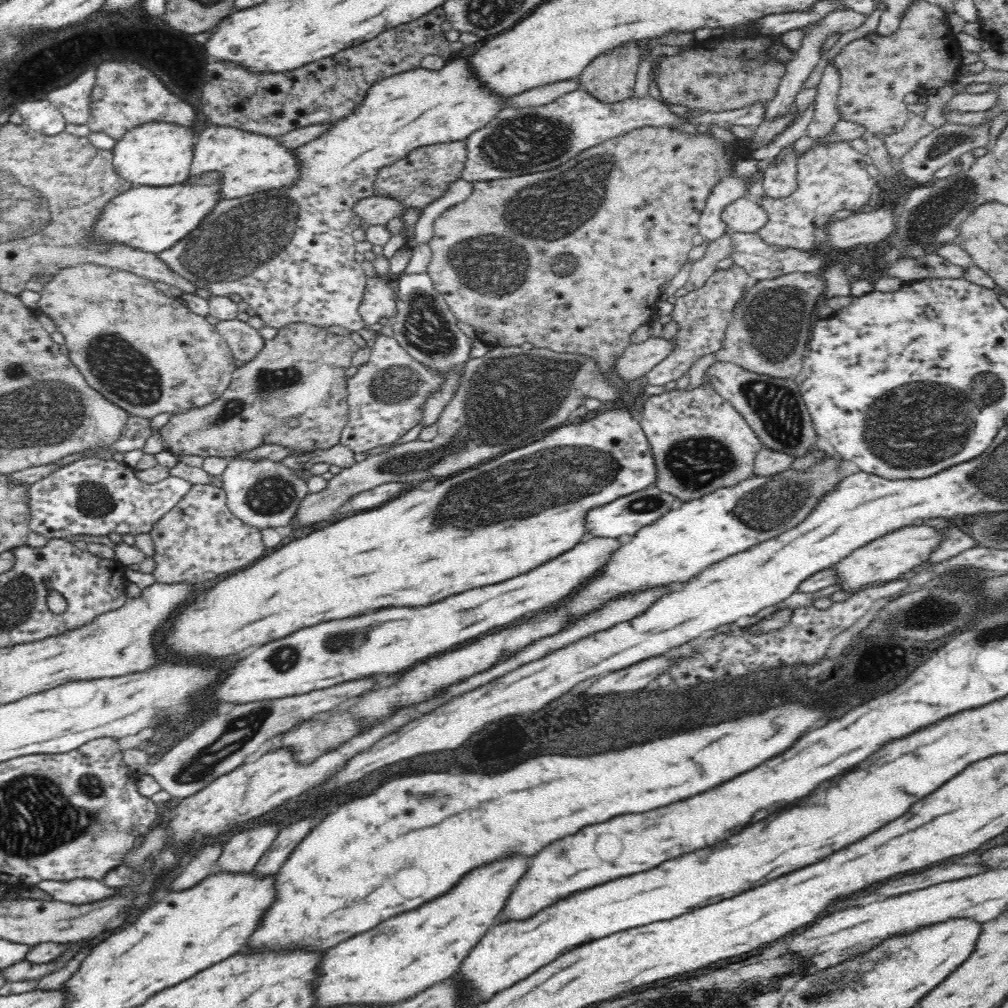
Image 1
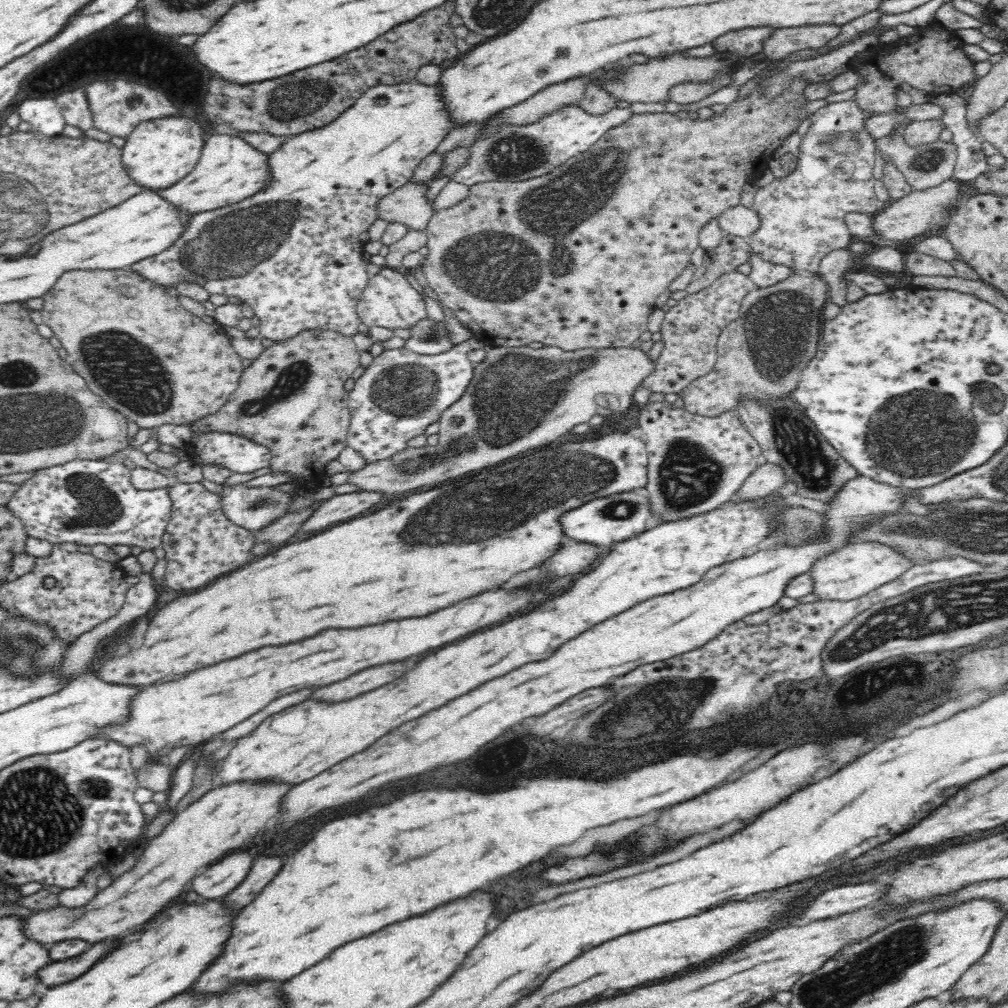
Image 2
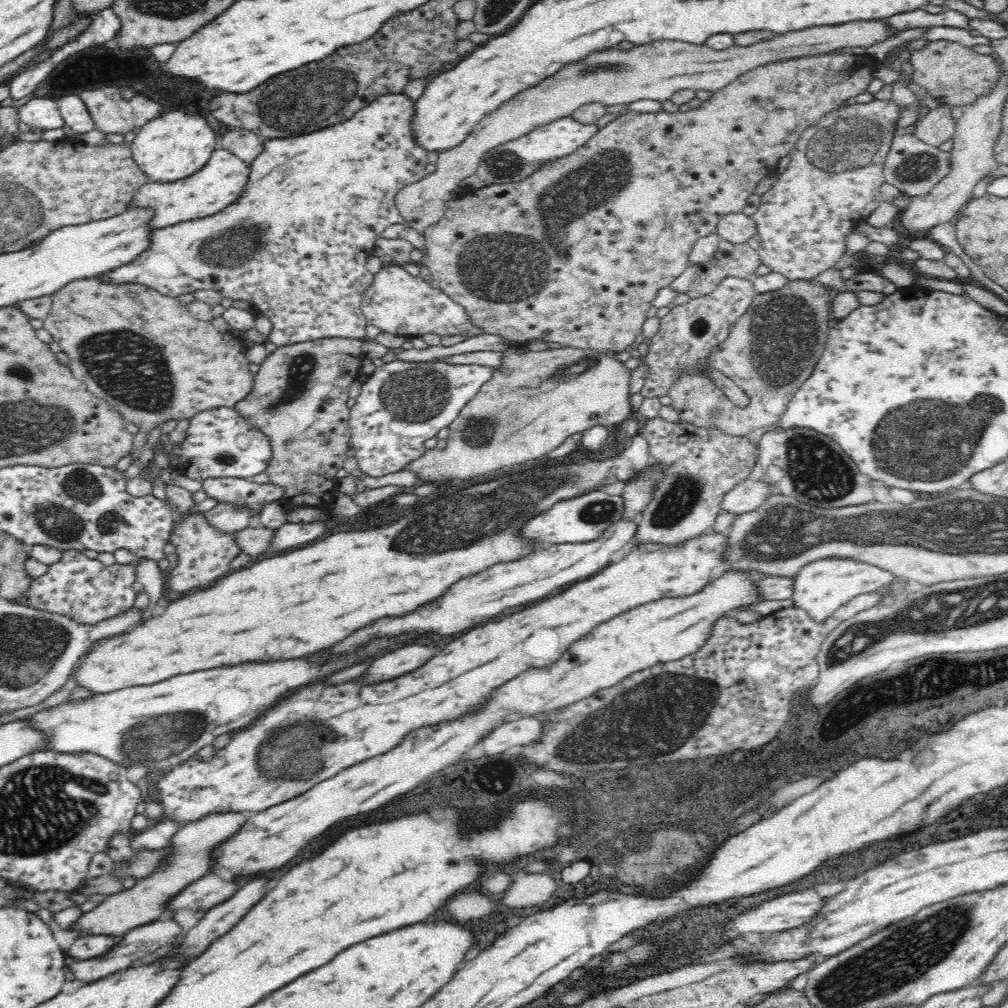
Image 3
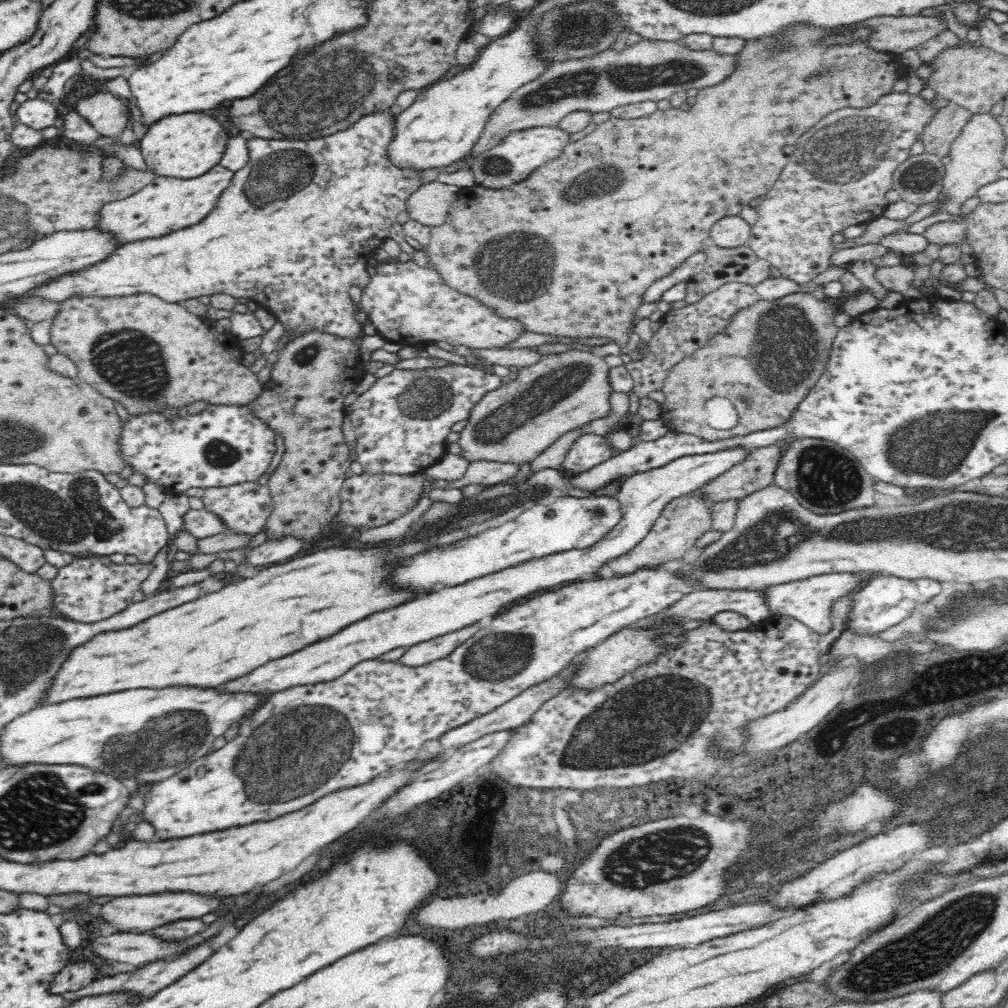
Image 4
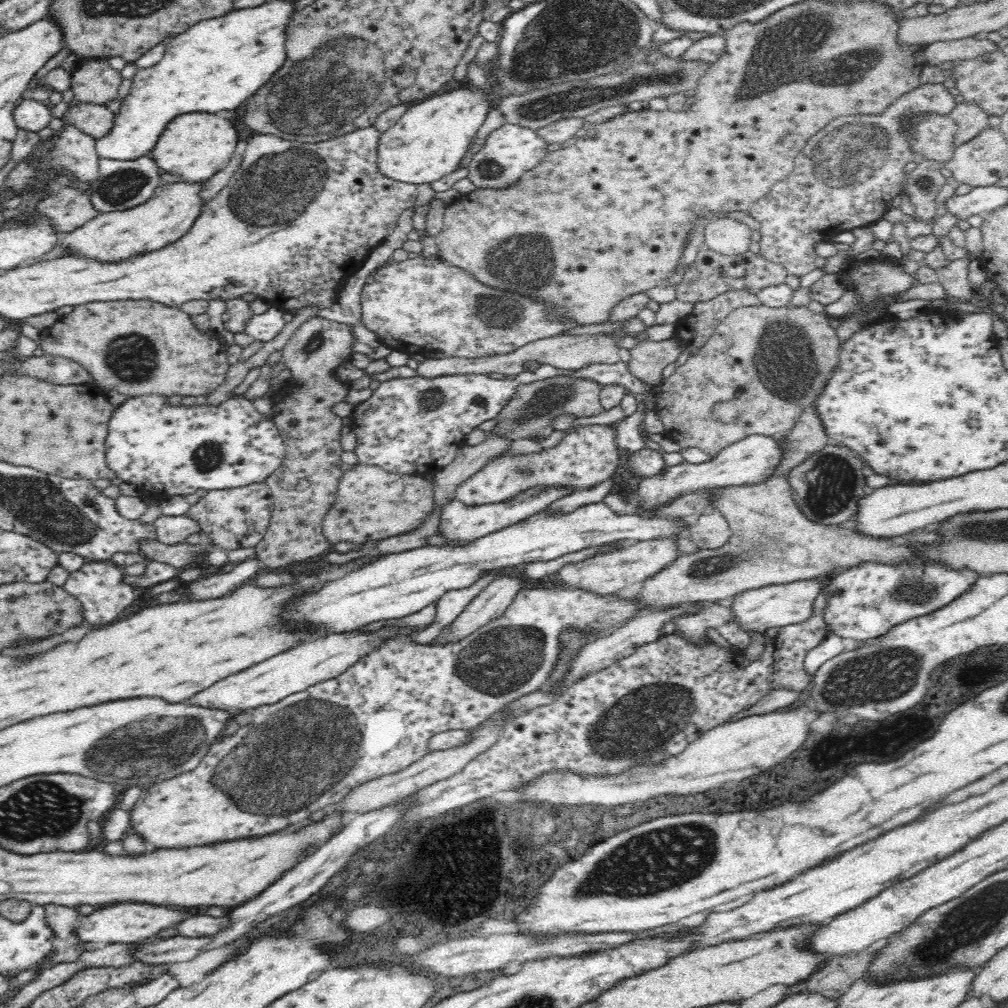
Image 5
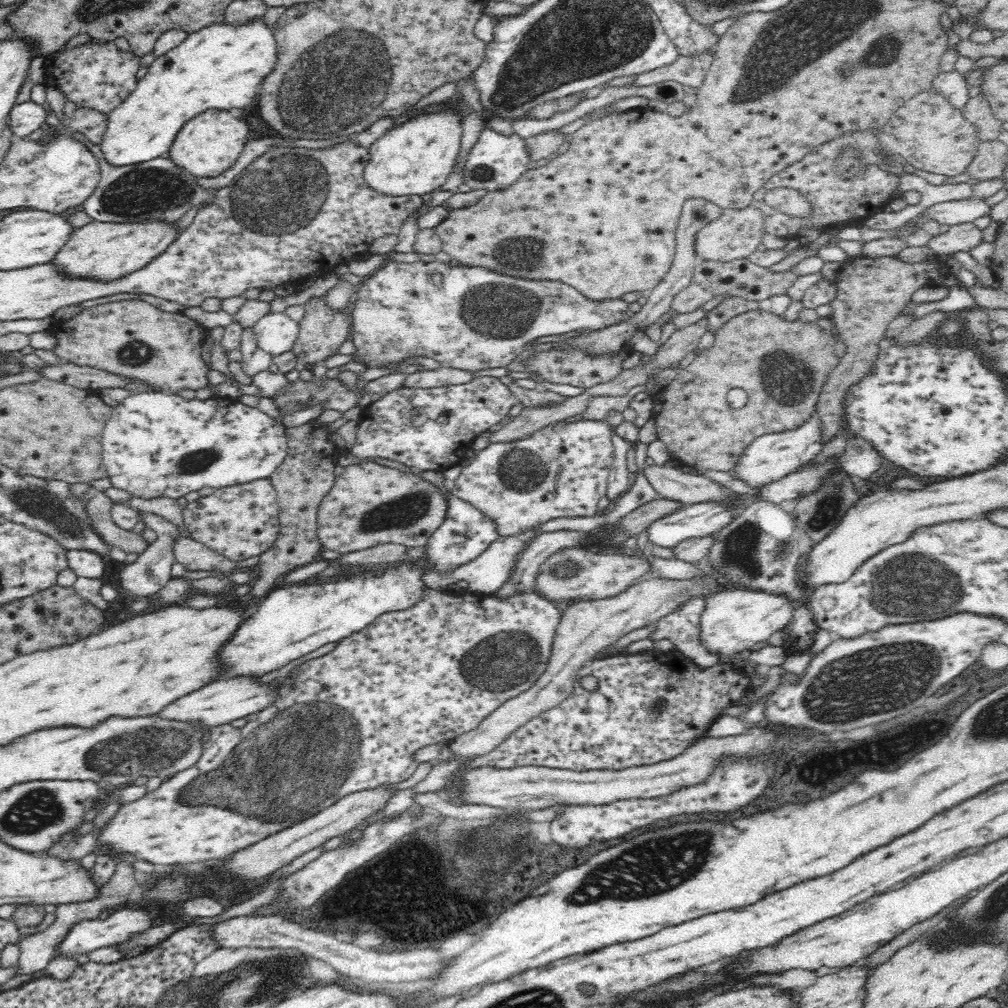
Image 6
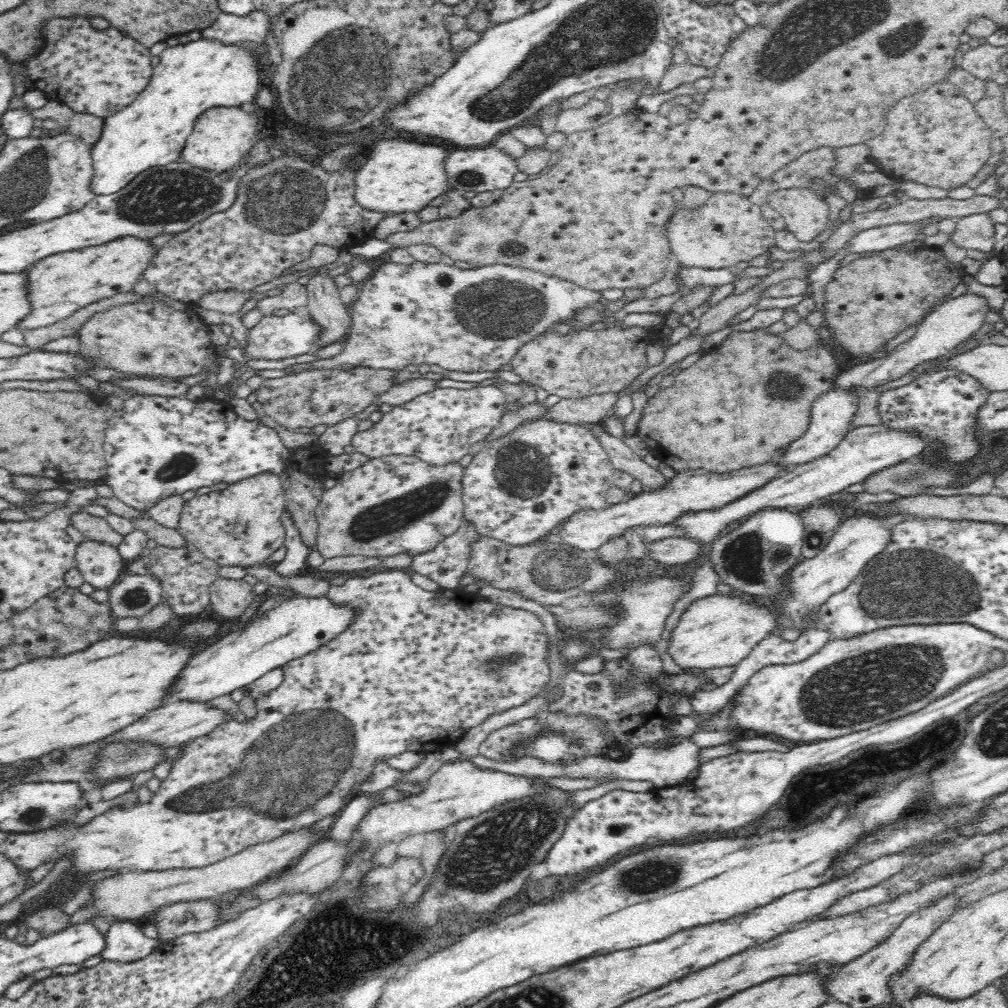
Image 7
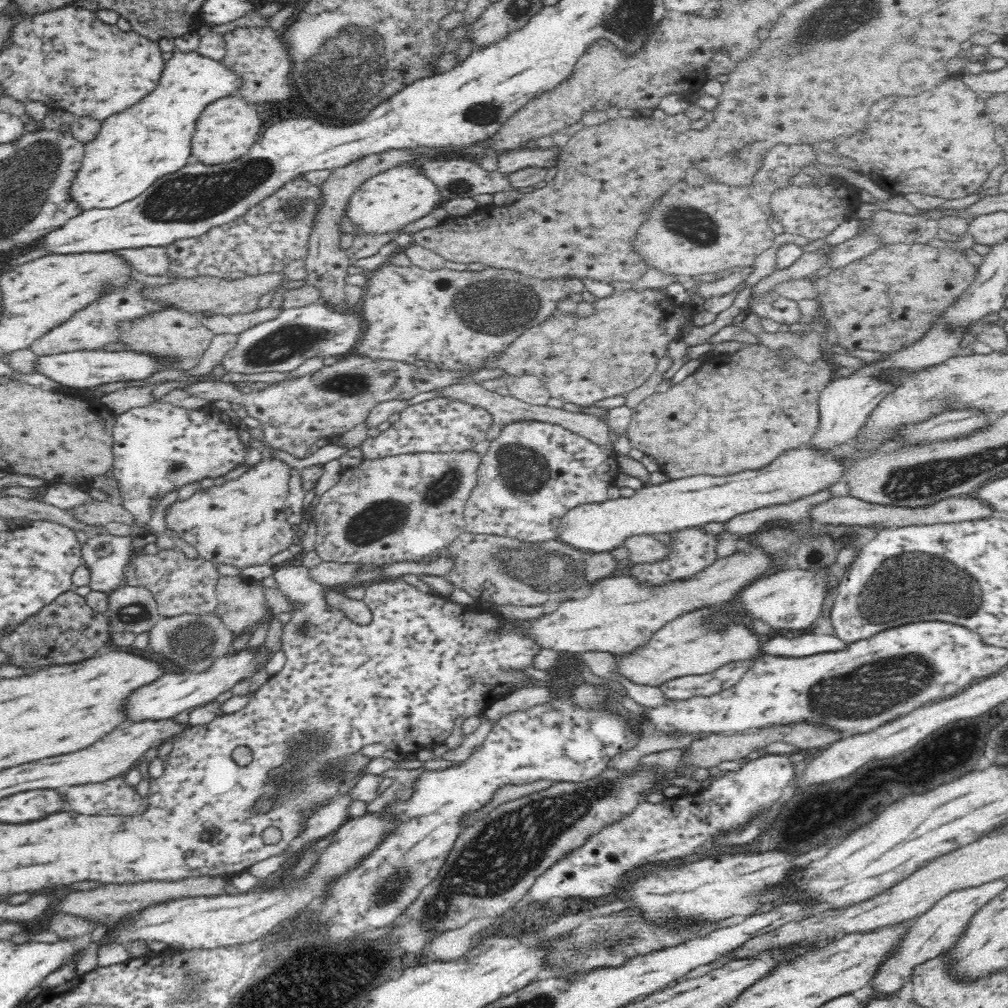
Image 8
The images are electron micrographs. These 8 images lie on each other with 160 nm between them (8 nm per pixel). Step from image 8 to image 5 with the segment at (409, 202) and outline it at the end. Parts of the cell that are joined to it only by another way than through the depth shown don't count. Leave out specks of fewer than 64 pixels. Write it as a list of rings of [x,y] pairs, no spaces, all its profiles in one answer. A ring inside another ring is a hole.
[[[462,87],[441,96],[429,96],[423,102],[408,107],[395,125],[379,134],[376,165],[380,173],[393,181],[417,186],[430,185],[454,172],[491,110],[484,96],[483,92],[472,87]]]

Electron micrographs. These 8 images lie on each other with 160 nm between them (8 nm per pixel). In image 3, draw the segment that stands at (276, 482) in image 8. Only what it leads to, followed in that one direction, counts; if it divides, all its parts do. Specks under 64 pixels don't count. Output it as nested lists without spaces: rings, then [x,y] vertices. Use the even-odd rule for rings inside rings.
[[[211,478],[202,481],[203,491],[218,503],[230,503],[236,509],[248,507],[252,516],[259,515],[264,508],[282,499],[282,488],[272,483],[259,484],[241,478]]]

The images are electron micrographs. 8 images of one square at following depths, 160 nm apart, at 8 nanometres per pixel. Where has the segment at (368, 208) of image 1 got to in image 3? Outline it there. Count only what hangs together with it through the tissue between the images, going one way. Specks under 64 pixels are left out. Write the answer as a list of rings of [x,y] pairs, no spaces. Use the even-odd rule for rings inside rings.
[[[885,19],[863,20],[847,22],[841,25],[815,26],[801,31],[776,35],[774,38],[760,40],[760,42],[750,46],[739,47],[734,45],[724,50],[714,50],[704,44],[692,44],[684,41],[650,41],[646,42],[646,44],[636,44],[629,50],[621,50],[618,47],[594,50],[594,52],[590,52],[588,56],[584,56],[578,62],[568,62],[558,72],[548,76],[548,78],[544,78],[537,86],[528,88],[516,94],[516,97],[503,102],[494,112],[487,114],[475,126],[475,129],[465,138],[463,143],[455,146],[454,149],[438,153],[438,160],[435,164],[437,169],[432,174],[427,174],[424,178],[421,178],[418,182],[405,186],[395,196],[397,209],[402,215],[403,220],[408,221],[410,227],[422,233],[424,229],[440,222],[445,215],[447,202],[454,198],[454,192],[461,187],[463,180],[475,174],[484,153],[511,140],[520,138],[520,136],[528,134],[530,130],[534,130],[538,126],[550,124],[559,118],[570,117],[583,104],[597,102],[608,107],[616,106],[616,104],[626,106],[630,102],[636,102],[636,100],[664,102],[664,100],[670,99],[675,92],[680,90],[704,90],[714,94],[725,88],[733,80],[736,80],[741,74],[756,67],[784,59],[826,55],[827,53],[848,47],[868,48],[874,46],[877,42],[884,42],[902,31],[904,30],[895,30],[893,26],[889,26]]]

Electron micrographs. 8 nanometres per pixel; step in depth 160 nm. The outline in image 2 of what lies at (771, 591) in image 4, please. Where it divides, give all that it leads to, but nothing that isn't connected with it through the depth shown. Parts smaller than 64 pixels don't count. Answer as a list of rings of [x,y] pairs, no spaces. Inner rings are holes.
[[[847,543],[824,554],[812,564],[812,568],[808,570],[808,576],[813,582],[810,593],[816,597],[815,601],[851,601],[871,593],[879,586],[893,582],[911,566],[908,559],[904,559],[886,545]]]

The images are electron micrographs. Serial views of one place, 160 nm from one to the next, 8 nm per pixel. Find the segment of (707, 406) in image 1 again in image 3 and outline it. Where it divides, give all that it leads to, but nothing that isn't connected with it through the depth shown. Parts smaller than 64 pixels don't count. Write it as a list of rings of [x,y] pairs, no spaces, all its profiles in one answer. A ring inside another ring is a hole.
[[[660,417],[643,420],[640,433],[647,438],[648,454],[653,462],[665,466],[665,477],[653,492],[647,509],[637,520],[636,543],[640,545],[681,545],[711,530],[724,495],[739,485],[752,472],[758,461],[757,445],[748,437],[735,437],[719,432],[716,428],[695,428],[692,424],[672,424]]]

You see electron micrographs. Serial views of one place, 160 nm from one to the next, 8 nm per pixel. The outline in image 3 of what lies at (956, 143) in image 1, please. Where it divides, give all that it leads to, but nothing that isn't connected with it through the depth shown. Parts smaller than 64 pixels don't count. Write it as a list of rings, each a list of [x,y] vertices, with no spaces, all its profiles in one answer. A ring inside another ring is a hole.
[[[896,135],[885,158],[885,182],[910,197],[926,196],[950,172],[949,153],[922,142],[914,135]]]

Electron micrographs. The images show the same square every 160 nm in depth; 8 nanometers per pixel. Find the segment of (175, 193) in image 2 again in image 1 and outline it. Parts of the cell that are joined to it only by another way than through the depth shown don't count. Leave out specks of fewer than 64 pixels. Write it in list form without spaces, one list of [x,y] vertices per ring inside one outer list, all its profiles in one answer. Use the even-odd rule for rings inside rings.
[[[212,126],[206,128],[196,140],[192,172],[187,180],[199,179],[201,176],[198,174],[202,172],[216,173],[218,202],[292,186],[298,178],[298,161],[294,159],[292,151],[280,145],[276,137],[267,137],[227,126]]]

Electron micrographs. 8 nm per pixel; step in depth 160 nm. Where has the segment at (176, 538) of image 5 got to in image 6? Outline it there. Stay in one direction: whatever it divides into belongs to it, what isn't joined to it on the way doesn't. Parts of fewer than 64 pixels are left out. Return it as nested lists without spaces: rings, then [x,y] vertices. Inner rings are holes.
[[[138,510],[138,516],[140,516],[143,526],[156,532],[157,540],[152,544],[148,544],[146,550],[140,553],[137,560],[133,563],[128,563],[128,566],[118,575],[117,588],[119,590],[119,597],[117,603],[119,604],[126,603],[129,605],[136,598],[150,598],[150,596],[154,596],[159,590],[162,590],[173,578],[171,572],[175,556],[172,550],[172,543],[174,538],[178,536],[178,527],[156,514]]]

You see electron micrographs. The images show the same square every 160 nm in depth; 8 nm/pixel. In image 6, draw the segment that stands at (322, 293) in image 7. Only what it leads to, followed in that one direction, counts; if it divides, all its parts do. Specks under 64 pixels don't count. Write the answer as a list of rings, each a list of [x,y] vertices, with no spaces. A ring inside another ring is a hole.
[[[326,296],[310,298],[303,305],[306,313],[300,327],[300,335],[293,346],[293,352],[299,361],[314,365],[337,354],[338,347],[348,340],[351,334],[351,318],[347,310],[336,310],[326,305]]]

